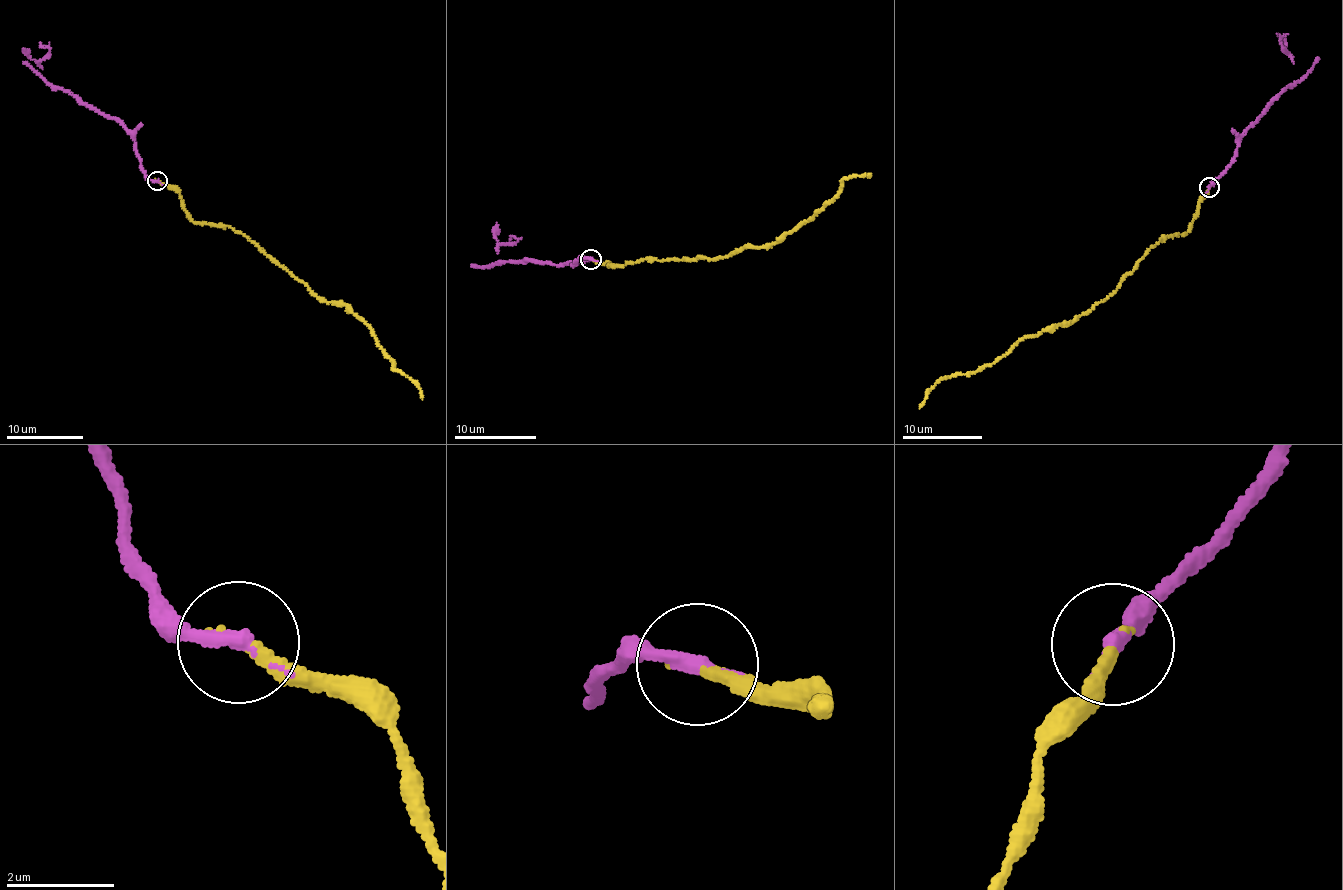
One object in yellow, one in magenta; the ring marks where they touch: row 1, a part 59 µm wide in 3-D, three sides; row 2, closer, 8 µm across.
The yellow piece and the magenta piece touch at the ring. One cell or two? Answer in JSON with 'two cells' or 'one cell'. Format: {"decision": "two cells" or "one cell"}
{"decision": "two cells"}

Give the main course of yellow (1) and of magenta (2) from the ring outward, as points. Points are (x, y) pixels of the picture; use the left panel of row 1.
1: (158, 180), (180, 194), (193, 222), (230, 226), (320, 299), (351, 308), (422, 399)
2: (157, 180), (146, 175), (136, 142), (116, 119), (52, 88), (39, 62), (50, 51), (40, 42)

